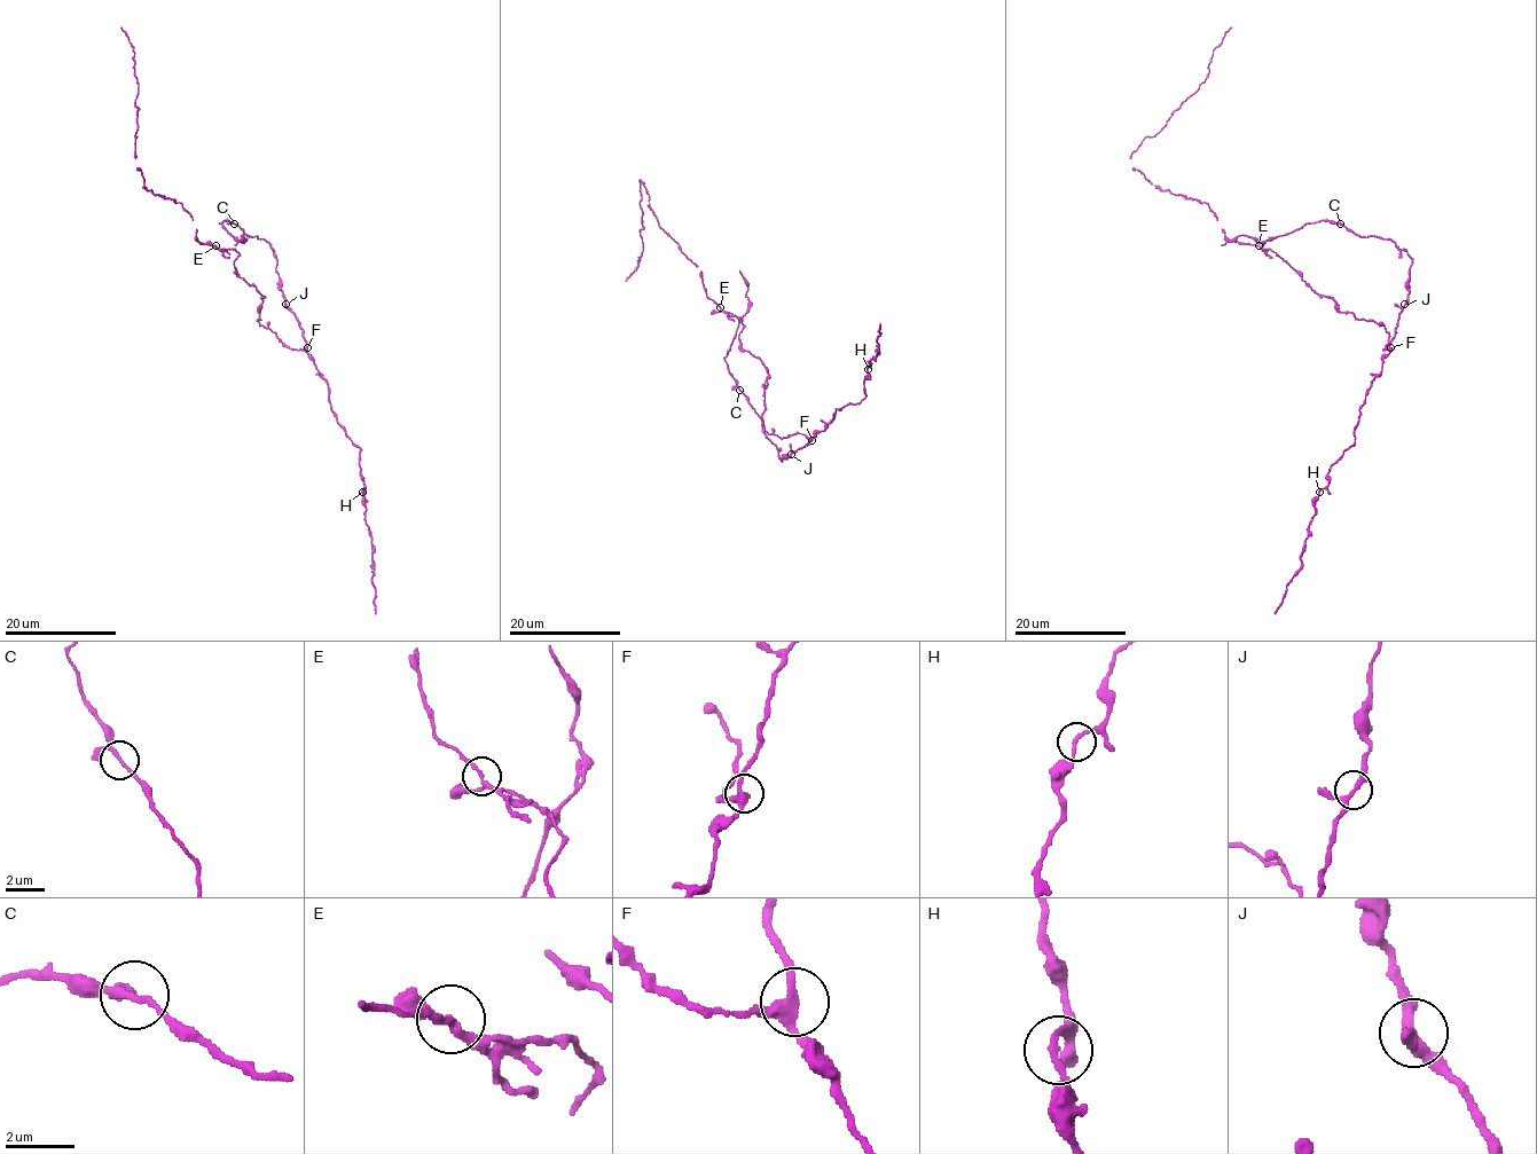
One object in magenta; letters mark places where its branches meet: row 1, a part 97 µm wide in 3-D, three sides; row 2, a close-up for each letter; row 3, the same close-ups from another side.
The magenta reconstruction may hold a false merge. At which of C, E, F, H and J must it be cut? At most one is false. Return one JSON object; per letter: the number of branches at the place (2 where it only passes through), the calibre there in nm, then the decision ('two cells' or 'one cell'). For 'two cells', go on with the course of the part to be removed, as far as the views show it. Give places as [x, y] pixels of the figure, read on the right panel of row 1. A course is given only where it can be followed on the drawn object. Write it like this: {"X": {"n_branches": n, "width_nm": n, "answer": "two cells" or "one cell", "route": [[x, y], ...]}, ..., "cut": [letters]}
{"C": {"n_branches": 3, "width_nm": 160, "answer": "one cell"}, "E": {"n_branches": 3, "width_nm": 190, "answer": "one cell"}, "F": {"n_branches": 3, "width_nm": 320, "answer": "one cell"}, "H": {"n_branches": 2, "width_nm": 190, "answer": "one cell"}, "J": {"n_branches": 3, "width_nm": 240, "answer": "one cell"}, "cut": []}

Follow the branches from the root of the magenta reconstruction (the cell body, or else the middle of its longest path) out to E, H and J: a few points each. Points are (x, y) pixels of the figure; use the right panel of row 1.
E: (1319, 296), (1270, 249), (1257, 245)
H: (1319, 296), (1389, 335), (1354, 442), (1319, 492)
J: (1319, 296), (1330, 296), (1340, 312), (1358, 320), (1383, 326), (1389, 335), (1383, 348), (1404, 304)

